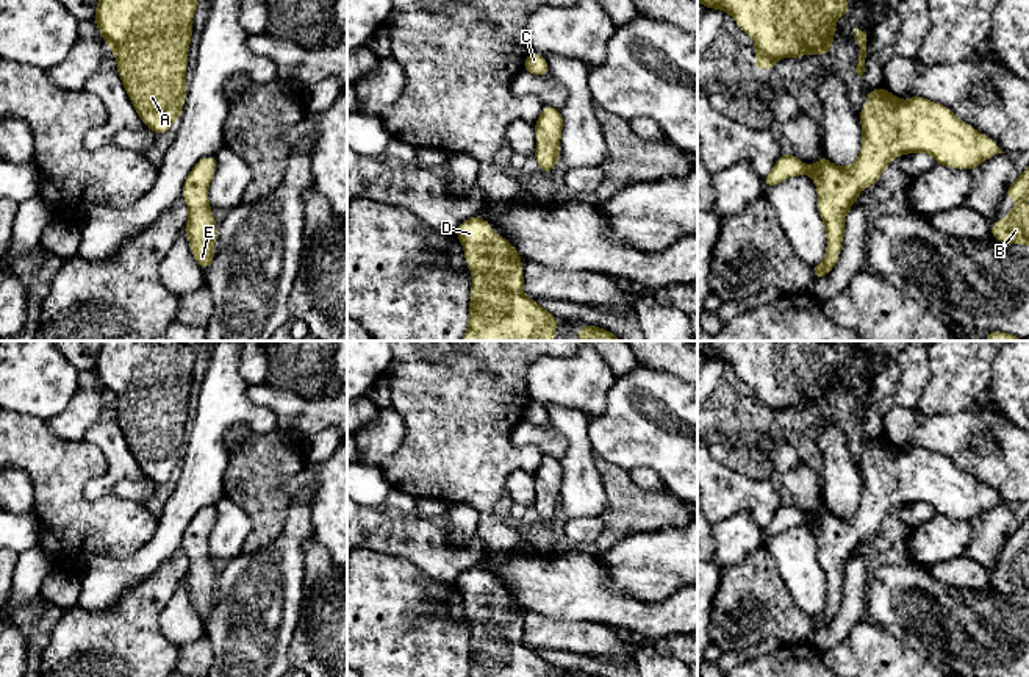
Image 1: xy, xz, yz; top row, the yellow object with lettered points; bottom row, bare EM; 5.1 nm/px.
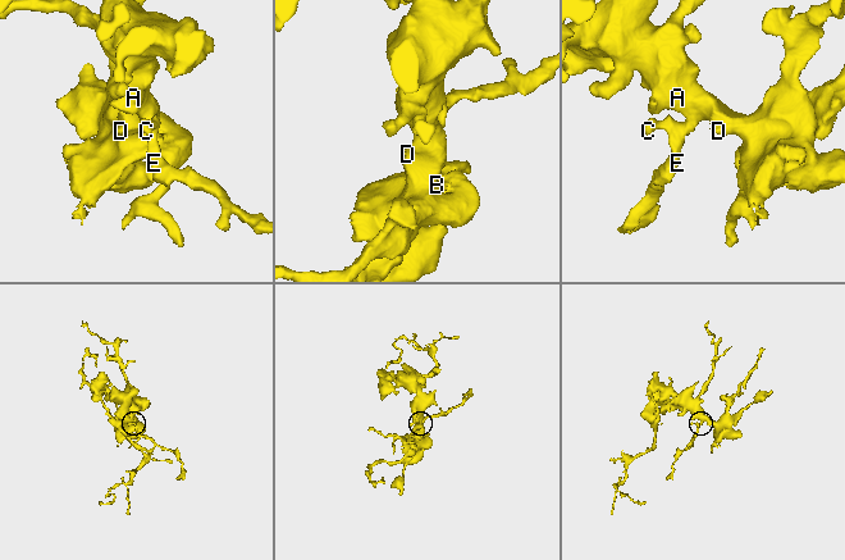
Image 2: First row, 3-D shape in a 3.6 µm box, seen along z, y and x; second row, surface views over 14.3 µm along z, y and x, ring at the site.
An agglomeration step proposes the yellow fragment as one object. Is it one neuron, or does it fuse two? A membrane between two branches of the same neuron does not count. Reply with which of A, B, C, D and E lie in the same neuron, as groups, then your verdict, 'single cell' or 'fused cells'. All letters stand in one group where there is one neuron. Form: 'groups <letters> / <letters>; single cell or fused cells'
groups A B C D E; single cell

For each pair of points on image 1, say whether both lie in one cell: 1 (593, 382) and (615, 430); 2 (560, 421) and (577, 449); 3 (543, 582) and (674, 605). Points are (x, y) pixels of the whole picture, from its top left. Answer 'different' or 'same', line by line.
1: same
2: same
3: same

